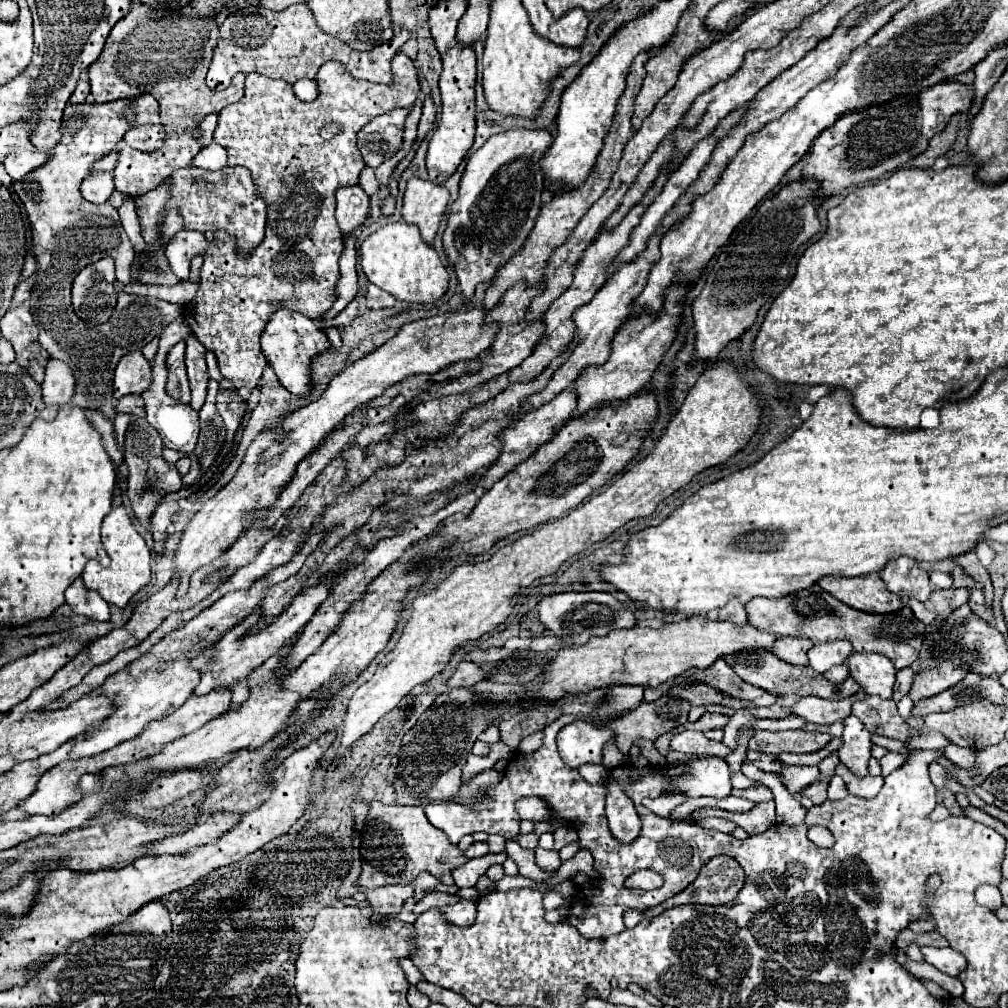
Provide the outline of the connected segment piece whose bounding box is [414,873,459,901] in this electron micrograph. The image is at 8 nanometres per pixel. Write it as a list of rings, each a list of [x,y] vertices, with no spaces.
[[[420,873],[420,875],[416,877],[416,881],[414,881],[414,887],[416,887],[416,889],[414,889],[414,899],[416,899],[416,901],[420,901],[426,891],[456,894],[459,889],[455,884],[451,886],[442,884],[436,877],[432,877],[432,875],[428,875],[428,873]]]

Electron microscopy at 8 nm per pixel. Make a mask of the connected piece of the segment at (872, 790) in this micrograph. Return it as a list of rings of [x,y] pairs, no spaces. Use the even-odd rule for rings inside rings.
[[[841,763],[836,767],[835,773],[844,779],[846,787],[852,795],[860,795],[862,799],[872,799],[874,795],[878,795],[880,787],[884,785],[884,777],[868,775],[864,779],[856,779]]]

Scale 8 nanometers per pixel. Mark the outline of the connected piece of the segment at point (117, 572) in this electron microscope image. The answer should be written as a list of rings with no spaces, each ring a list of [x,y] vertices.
[[[114,507],[110,515],[102,523],[102,545],[106,553],[110,555],[110,567],[98,565],[98,561],[88,561],[82,581],[86,589],[96,591],[106,603],[112,603],[116,607],[126,607],[126,603],[144,587],[150,583],[150,551],[144,543],[144,539],[138,535],[134,525],[130,523],[130,517],[126,509]]]

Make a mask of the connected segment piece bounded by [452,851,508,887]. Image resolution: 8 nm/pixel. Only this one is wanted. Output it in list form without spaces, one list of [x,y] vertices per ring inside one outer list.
[[[504,851],[504,853],[498,853],[498,855],[484,855],[484,857],[478,857],[478,859],[470,859],[468,863],[464,863],[462,867],[458,867],[458,869],[454,869],[452,871],[452,877],[454,877],[454,883],[458,885],[458,887],[474,887],[476,885],[476,881],[478,881],[478,877],[482,877],[486,871],[488,871],[488,867],[492,867],[492,865],[496,865],[496,863],[504,863],[508,859],[508,853]]]

